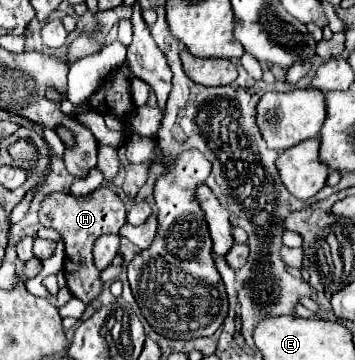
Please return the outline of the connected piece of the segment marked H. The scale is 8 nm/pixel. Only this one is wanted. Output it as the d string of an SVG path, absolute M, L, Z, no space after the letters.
M97 188L87 196L73 196L73 194L49 194L39 210L39 222L45 228L53 228L61 234L65 242L65 264L63 272L67 278L67 286L75 298L89 304L101 294L101 278L99 270L93 264L93 244L103 234L119 234L125 220L125 206L121 198L111 188Z

